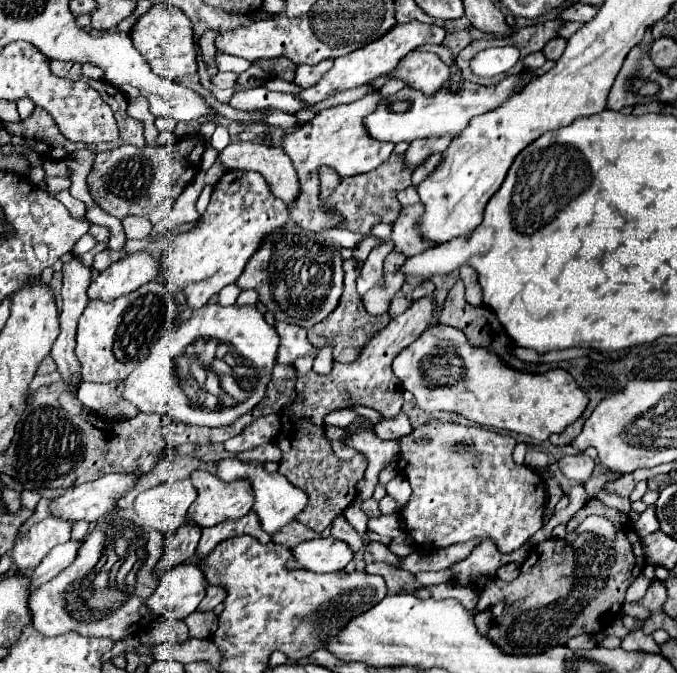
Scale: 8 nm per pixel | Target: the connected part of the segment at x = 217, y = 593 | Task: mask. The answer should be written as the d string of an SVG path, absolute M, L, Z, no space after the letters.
M207 586L207 594L199 604L199 612L211 612L225 600L225 590L221 586Z

